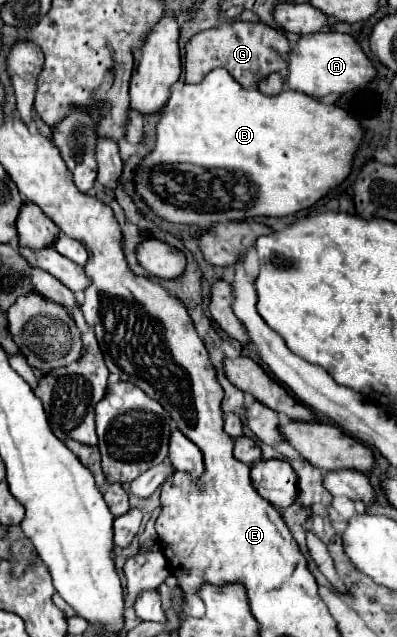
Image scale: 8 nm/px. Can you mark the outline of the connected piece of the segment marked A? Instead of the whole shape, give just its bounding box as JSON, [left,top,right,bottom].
[284,32,374,96]

